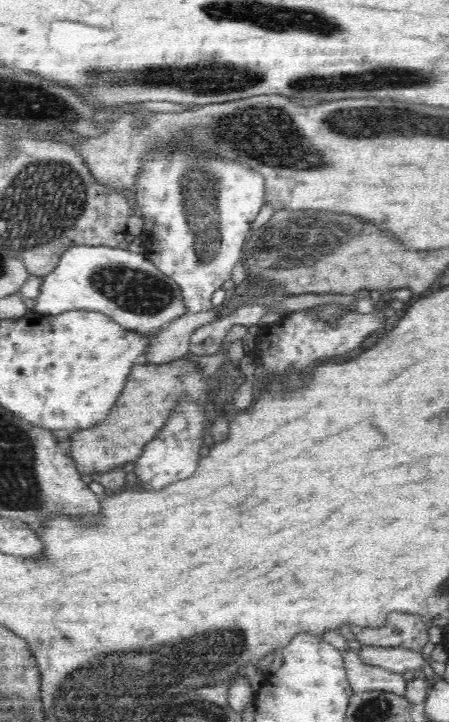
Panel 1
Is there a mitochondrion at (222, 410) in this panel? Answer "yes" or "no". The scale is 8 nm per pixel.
no

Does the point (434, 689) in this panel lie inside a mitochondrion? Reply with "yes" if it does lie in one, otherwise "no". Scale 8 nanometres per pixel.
no

